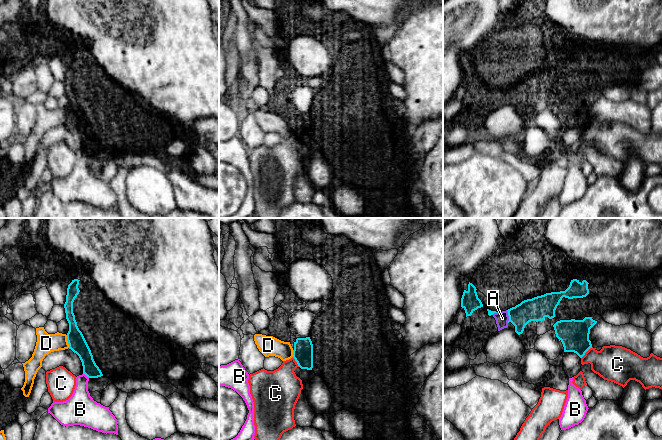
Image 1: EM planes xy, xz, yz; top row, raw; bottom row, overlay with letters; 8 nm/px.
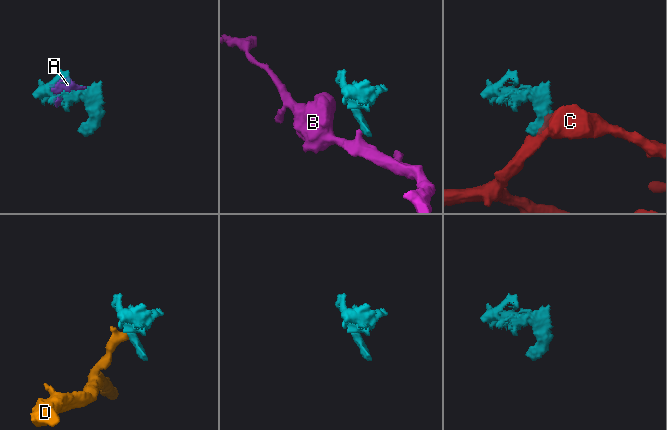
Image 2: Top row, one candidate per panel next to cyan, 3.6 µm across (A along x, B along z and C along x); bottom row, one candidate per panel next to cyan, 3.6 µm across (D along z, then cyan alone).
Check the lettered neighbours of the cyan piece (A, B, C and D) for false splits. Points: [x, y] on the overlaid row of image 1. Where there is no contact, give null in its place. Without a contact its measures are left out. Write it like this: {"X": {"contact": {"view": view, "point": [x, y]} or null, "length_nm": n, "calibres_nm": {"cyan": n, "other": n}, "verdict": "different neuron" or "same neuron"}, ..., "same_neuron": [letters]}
{"A": {"contact": {"view": "yz", "point": [508, 315]}, "length_nm": 110, "calibres_nm": {"cyan": 190, "other": 110}, "verdict": "same neuron"}, "B": {"contact": {"view": "xy", "point": [86, 375]}, "length_nm": 60, "calibres_nm": {"cyan": 140, "other": 220}, "verdict": "different neuron"}, "C": {"contact": {"view": "yz", "point": [586, 351]}, "length_nm": 130, "calibres_nm": {"cyan": 240, "other": 280}, "verdict": "different neuron"}, "D": {"contact": {"view": "xy", "point": [67, 340]}, "length_nm": 110, "calibres_nm": {"cyan": 140, "other": 160}, "verdict": "different neuron"}, "same_neuron": ["A"]}

